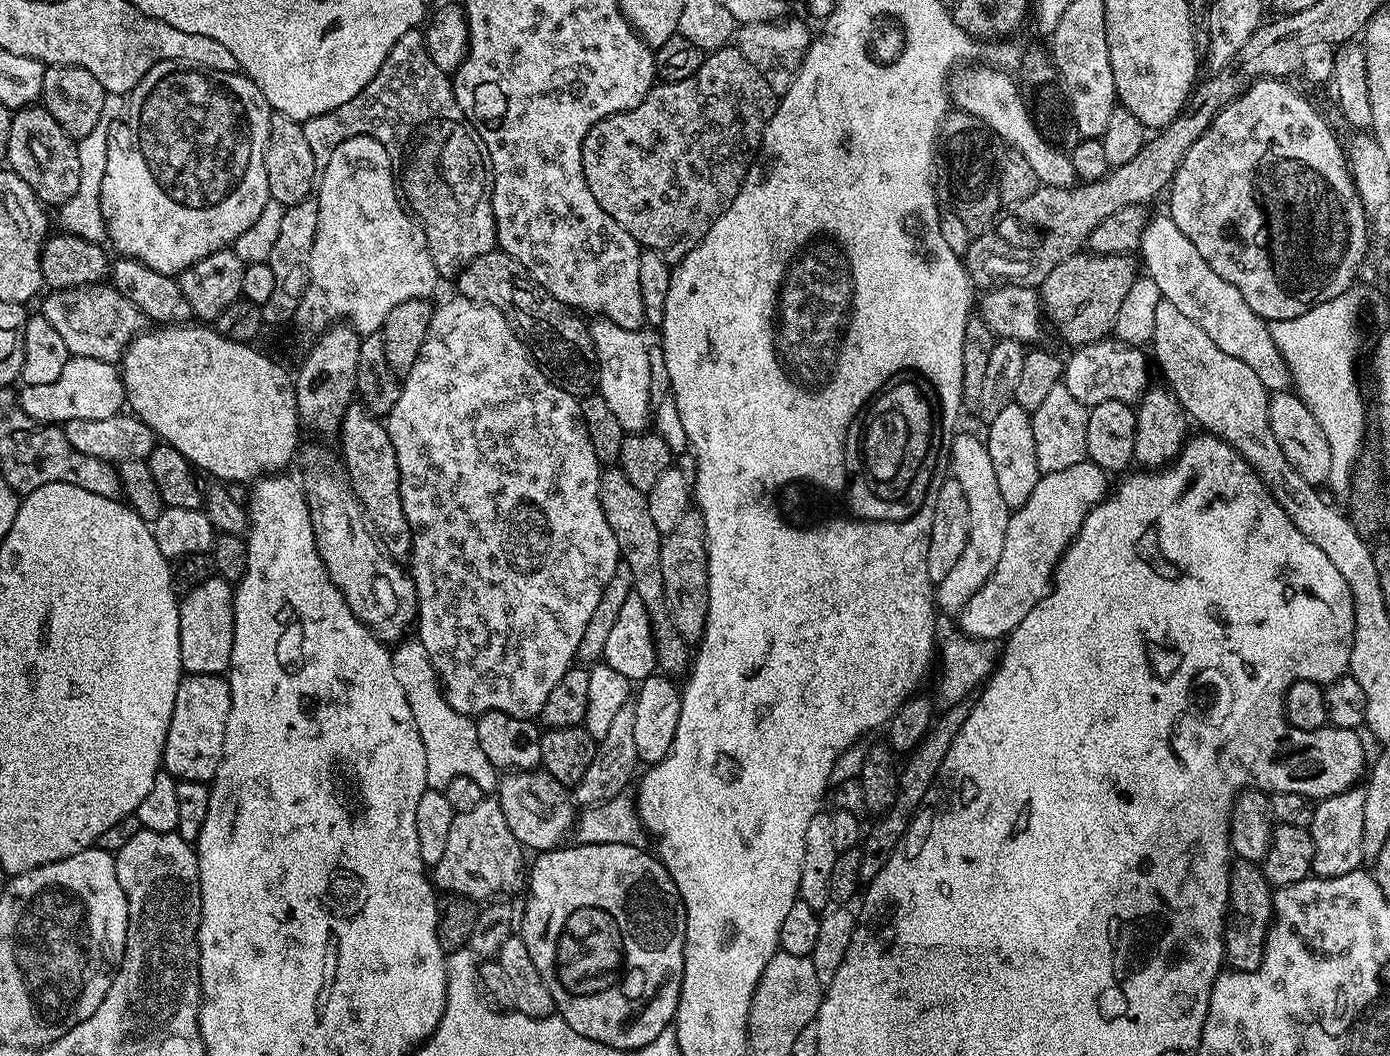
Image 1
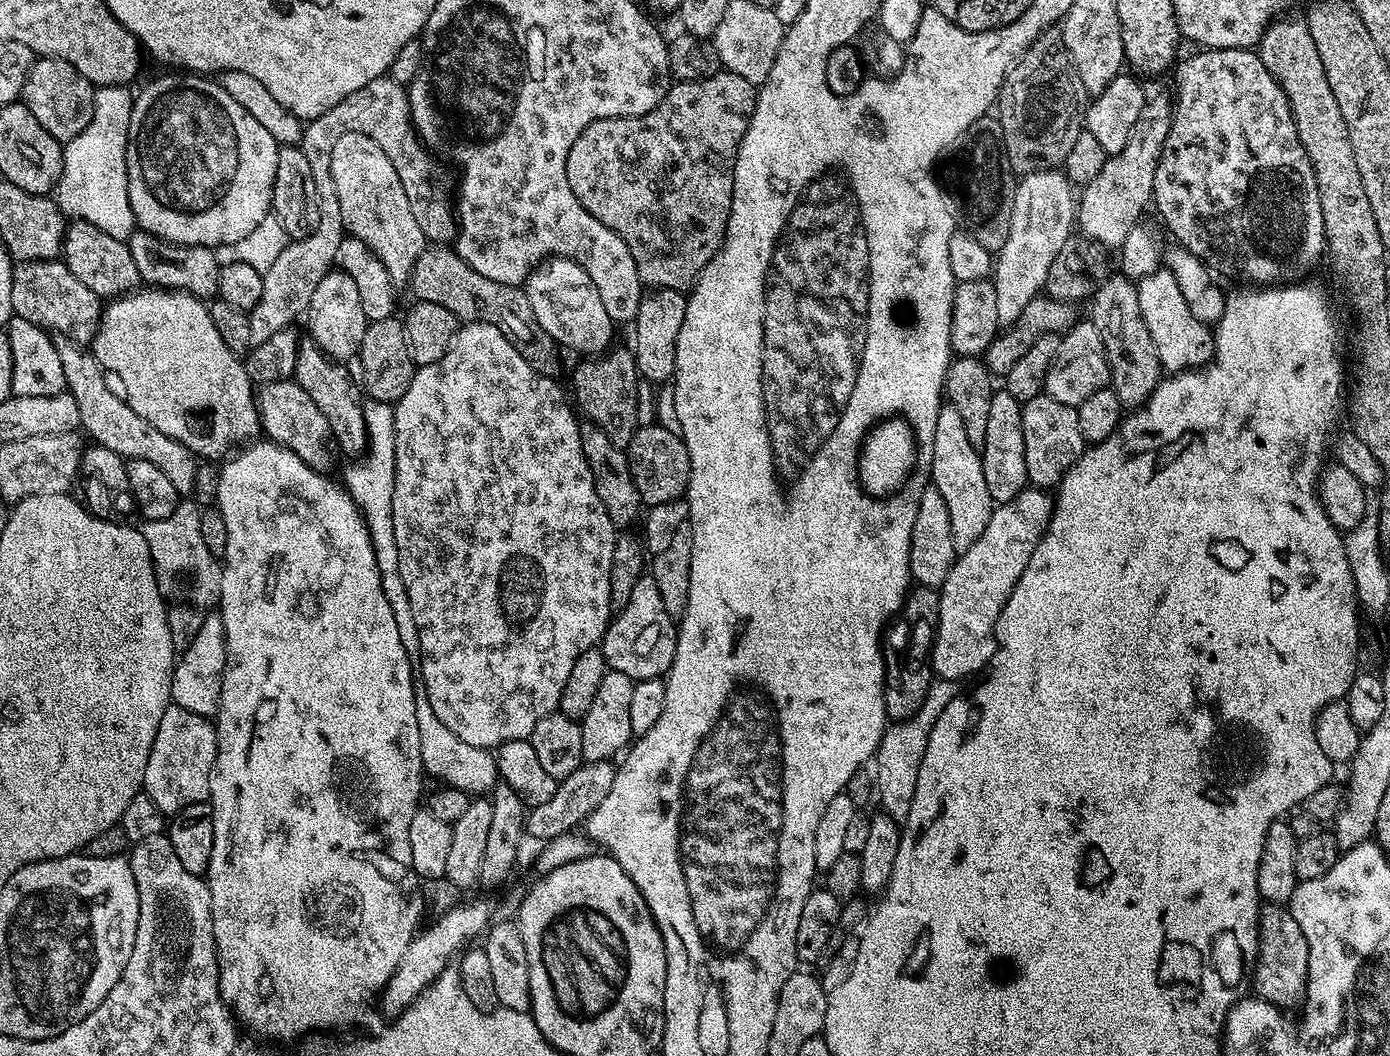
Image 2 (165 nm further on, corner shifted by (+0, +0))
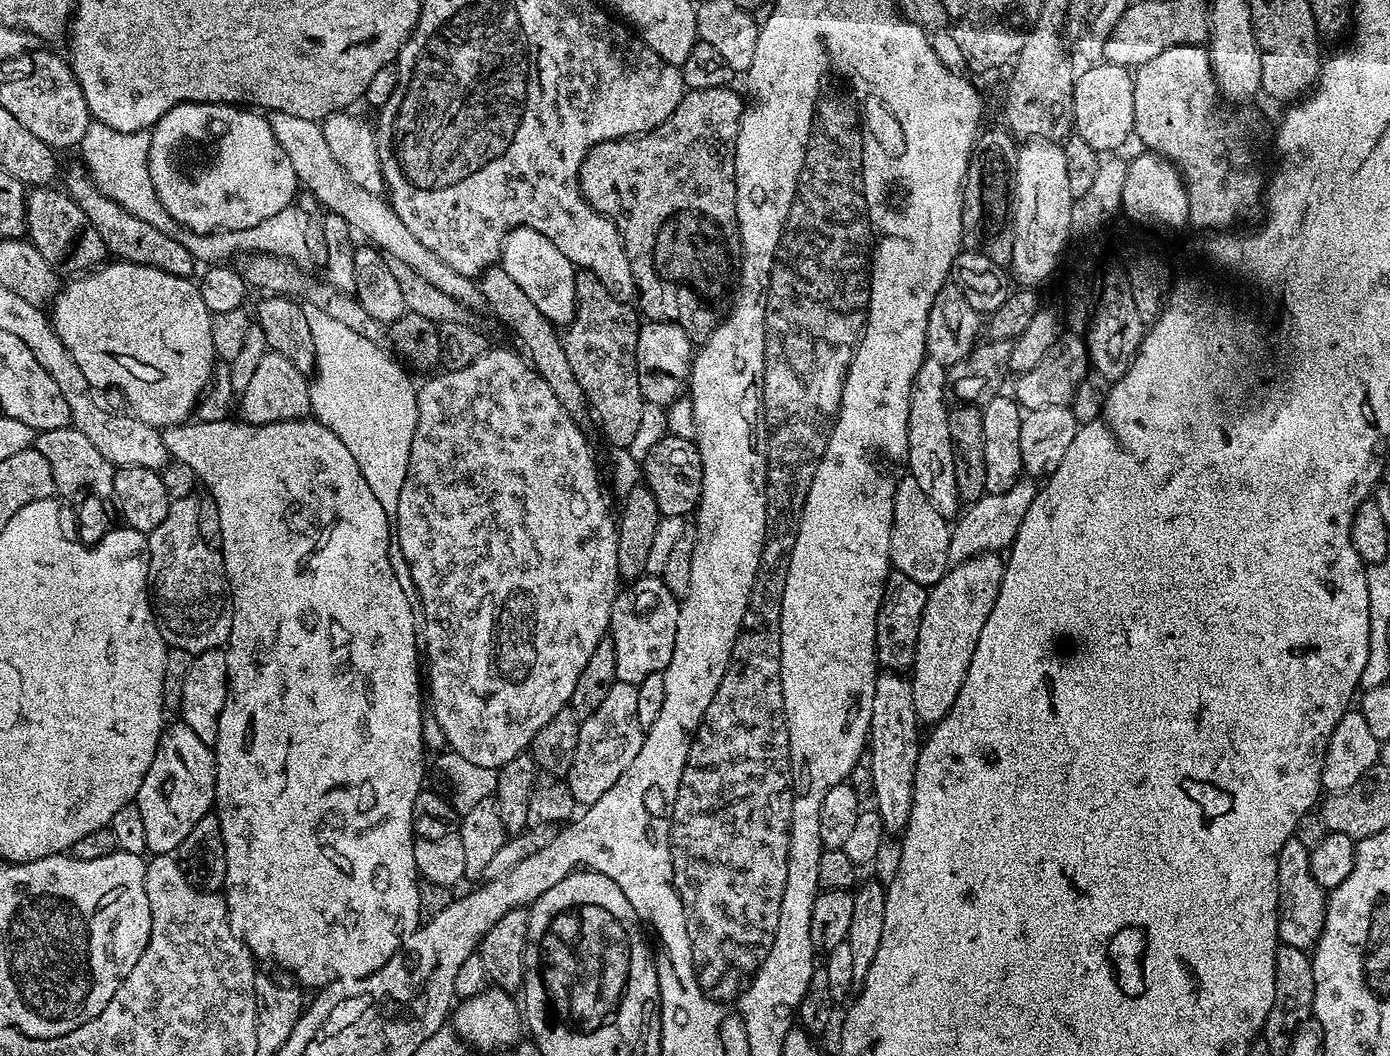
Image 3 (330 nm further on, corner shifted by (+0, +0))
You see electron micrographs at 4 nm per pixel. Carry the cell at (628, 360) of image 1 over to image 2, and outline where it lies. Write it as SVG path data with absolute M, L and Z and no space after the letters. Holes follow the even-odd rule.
M559 258L545 260L528 275L526 291L536 324L550 334L557 345L584 352L580 354L600 354L613 343L614 322L610 314L606 314L606 306L602 306L602 294L598 294L598 286L594 286L590 274L586 274L586 270L574 261Z

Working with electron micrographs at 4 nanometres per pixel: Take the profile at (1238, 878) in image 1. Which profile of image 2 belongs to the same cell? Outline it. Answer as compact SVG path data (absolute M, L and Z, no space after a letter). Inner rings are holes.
M1265 903L1260 909L1260 937L1256 947L1256 963L1250 973L1250 984L1259 999L1277 1006L1303 1005L1308 985L1310 950L1302 926L1294 922L1294 914L1285 905Z

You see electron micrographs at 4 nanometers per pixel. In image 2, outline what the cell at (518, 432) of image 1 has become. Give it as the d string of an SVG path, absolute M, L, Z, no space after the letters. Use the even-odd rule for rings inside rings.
M474 320L461 323L457 327L456 337L453 338L452 345L446 350L446 354L442 354L438 363L422 364L417 367L414 378L410 382L410 390L406 390L406 394L402 394L402 398L397 400L394 405L394 430L396 431L396 469L394 470L394 506L392 507L394 538L398 542L398 574L402 574L402 586L406 586L406 594L410 598L410 610L414 614L414 622L418 626L418 642L420 643L418 676L419 679L420 676L424 679L421 680L422 686L430 698L430 706L434 706L434 714L438 714L438 718L442 718L442 722L446 722L446 726L450 726L450 730L454 730L454 734L458 734L458 738L462 738L462 742L470 742L470 746L489 750L495 750L511 740L529 739L534 726L538 726L538 722L542 722L542 718L546 718L550 713L559 709L562 689L566 686L566 678L570 678L570 670L573 668L574 662L578 662L578 658L582 658L582 654L586 654L586 650L597 647L603 641L604 631L608 628L614 615L612 591L610 590L610 562L614 558L614 542L618 535L618 529L610 518L610 514L606 514L606 506L602 506L602 498L598 498L598 490L594 486L594 478L590 466L586 462L586 454L582 454L581 421L576 420L577 413L574 411L566 392L566 397L564 397L563 390L554 381L552 376L538 374L538 370L534 370L534 366L530 366L530 362L526 362L526 358L522 358L522 354L518 354L515 344L509 340L508 335L501 328L481 320Z

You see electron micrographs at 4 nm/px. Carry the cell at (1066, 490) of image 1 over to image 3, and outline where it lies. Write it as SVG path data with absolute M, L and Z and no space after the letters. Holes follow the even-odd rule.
M995 551L981 552L979 555L970 557L969 560L961 560L959 562L953 563L949 567L948 573L945 574L938 583L932 585L929 594L928 601L924 607L924 613L922 614L922 622L918 626L918 642L916 643L916 657L912 663L910 669L910 683L912 687L912 702L913 710L916 712L917 721L923 722L924 720L928 723L928 726L935 725L936 721L943 718L946 713L954 706L954 702L958 698L960 693L960 688L964 685L964 679L968 673L968 667L970 662L974 658L974 650L978 646L978 634L982 634L982 626L986 626L986 618L990 618L990 610L994 610L994 602L998 598L998 590L1000 589L1000 583L1004 577L1004 565L1005 561L1003 559L999 560L997 553Z

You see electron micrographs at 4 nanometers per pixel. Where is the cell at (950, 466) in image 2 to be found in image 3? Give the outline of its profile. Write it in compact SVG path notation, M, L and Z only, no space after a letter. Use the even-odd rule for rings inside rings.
M926 358L922 366L918 366L918 374L912 383L906 468L916 479L918 486L922 486L926 498L930 498L930 506L934 506L934 510L938 510L938 514L945 518L952 518L961 511L962 501L958 494L956 467L954 466L956 455L950 442L950 422L948 421L950 404L944 401L944 392L946 396L947 388L947 367L942 362L934 362Z

